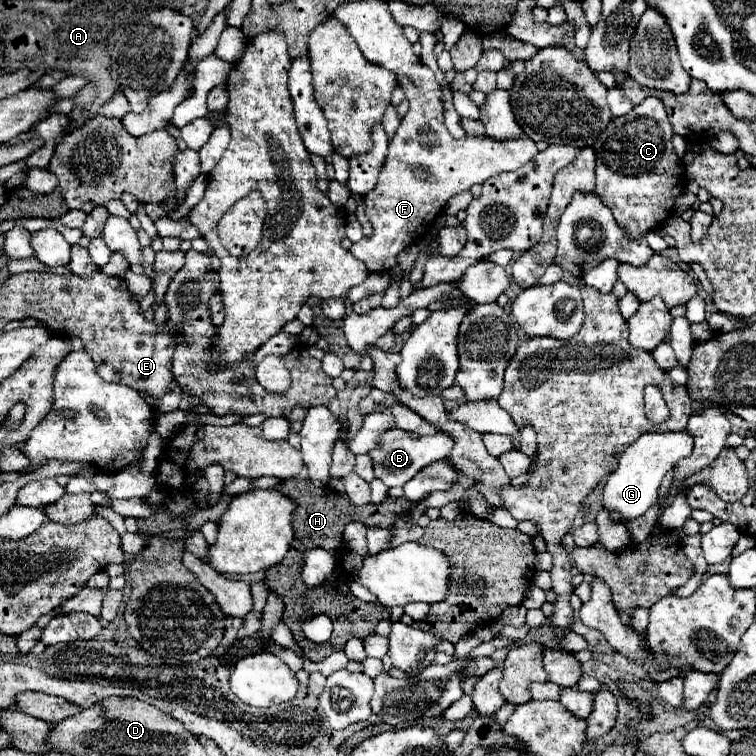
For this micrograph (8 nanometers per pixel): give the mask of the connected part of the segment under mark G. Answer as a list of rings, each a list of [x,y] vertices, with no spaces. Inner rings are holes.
[[[685,431],[681,433],[643,433],[619,459],[619,467],[611,473],[603,487],[603,509],[609,513],[621,515],[623,523],[629,523],[651,509],[659,499],[659,487],[663,477],[675,467],[675,463],[691,455],[693,439]]]

